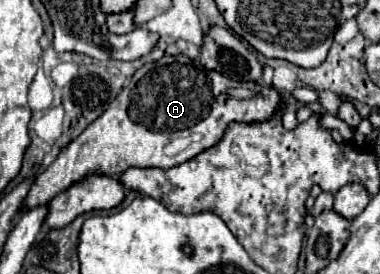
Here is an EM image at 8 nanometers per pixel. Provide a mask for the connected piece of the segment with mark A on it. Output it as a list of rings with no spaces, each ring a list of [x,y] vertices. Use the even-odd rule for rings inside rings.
[[[165,56],[157,62],[145,64],[143,68],[139,68],[129,86],[123,88],[123,92],[109,104],[109,108],[95,120],[91,122],[59,156],[53,164],[49,164],[39,176],[35,176],[33,186],[29,188],[29,194],[23,202],[23,210],[29,208],[37,208],[37,206],[45,206],[49,204],[51,198],[55,198],[59,192],[67,190],[71,184],[77,184],[79,180],[91,176],[91,174],[99,174],[99,176],[111,176],[117,178],[121,172],[125,172],[131,166],[137,168],[171,168],[177,164],[183,164],[191,158],[195,158],[199,152],[211,148],[213,144],[217,144],[227,128],[229,122],[261,122],[267,120],[271,114],[277,112],[281,102],[281,96],[273,90],[273,88],[261,88],[255,82],[235,82],[225,78],[219,72],[209,72],[203,66],[195,66],[193,60],[189,60],[187,56]],[[229,88],[249,88],[249,90],[259,90],[259,96],[253,96],[249,100],[239,100],[239,98],[227,98],[225,102],[217,102],[217,98],[221,94],[225,94]]]

